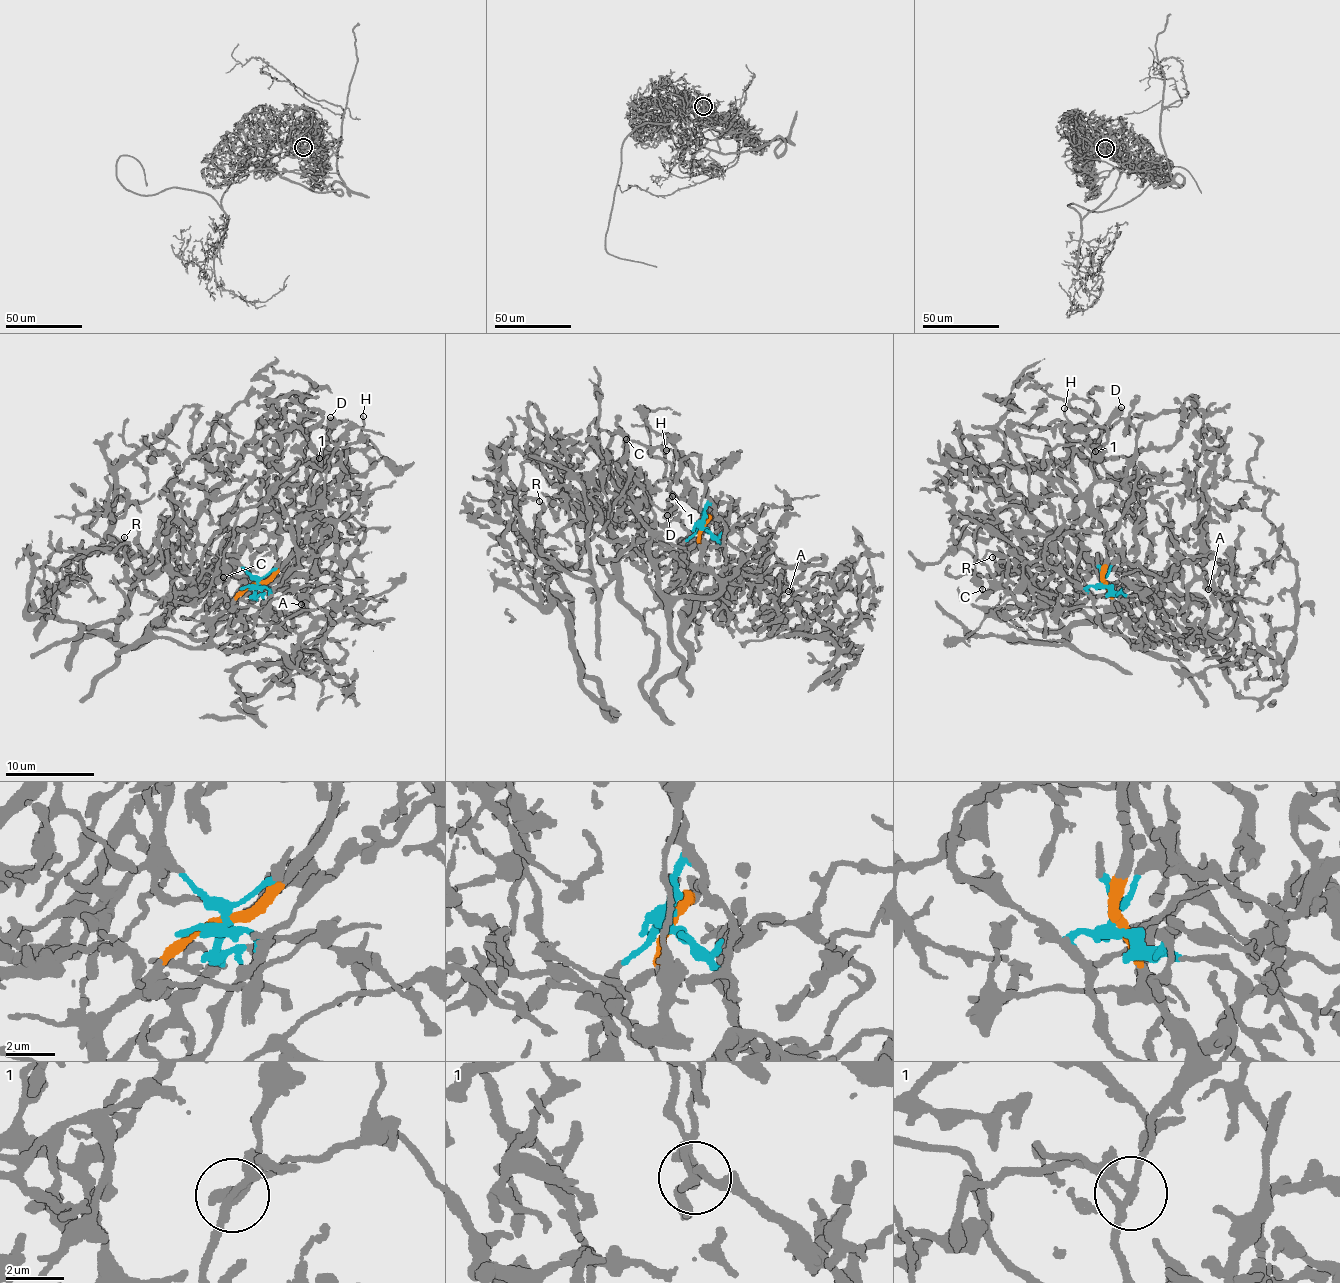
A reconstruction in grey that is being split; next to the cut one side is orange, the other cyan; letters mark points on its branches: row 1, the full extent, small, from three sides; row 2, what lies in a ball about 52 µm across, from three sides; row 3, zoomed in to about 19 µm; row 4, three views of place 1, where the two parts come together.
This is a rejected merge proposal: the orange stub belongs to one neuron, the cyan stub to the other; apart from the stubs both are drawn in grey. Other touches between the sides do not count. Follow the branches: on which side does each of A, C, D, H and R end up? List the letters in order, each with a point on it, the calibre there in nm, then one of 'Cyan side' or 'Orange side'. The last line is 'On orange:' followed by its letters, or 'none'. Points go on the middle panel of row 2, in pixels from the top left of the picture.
A: Place: (788, 591). Thickness 360 nm. Cyan side
C: Place: (626, 439). Thickness 400 nm. Orange side
D: Place: (667, 515). Thickness 700 nm. Orange side
H: Place: (666, 450). Thickness 200 nm. Orange side
R: Place: (539, 501). Thickness 180 nm. Cyan side
On orange: C, D, H

